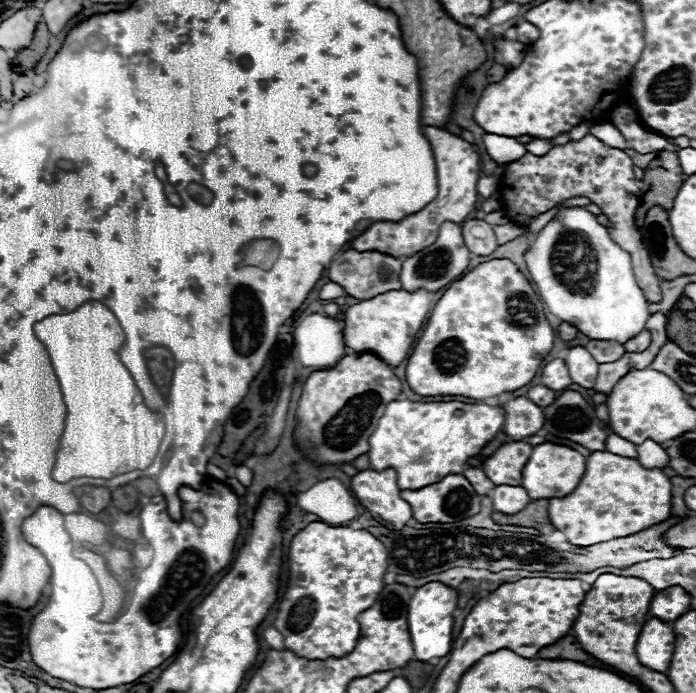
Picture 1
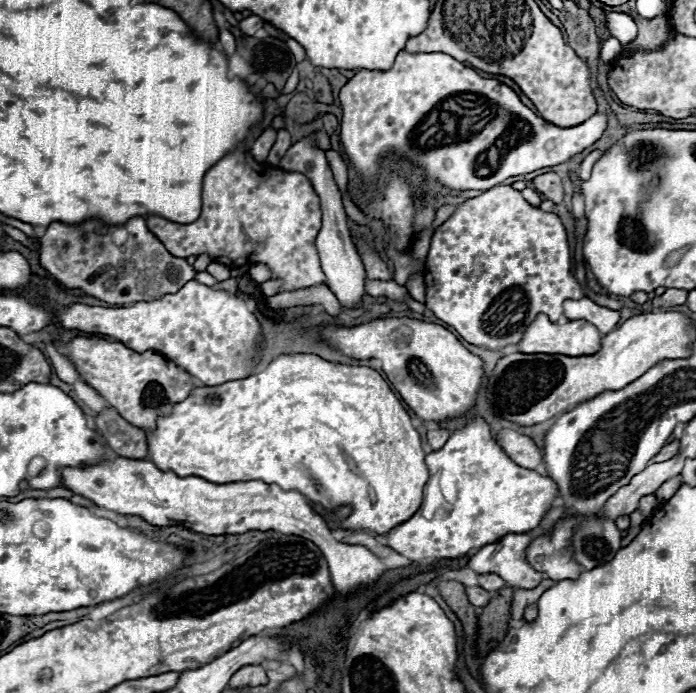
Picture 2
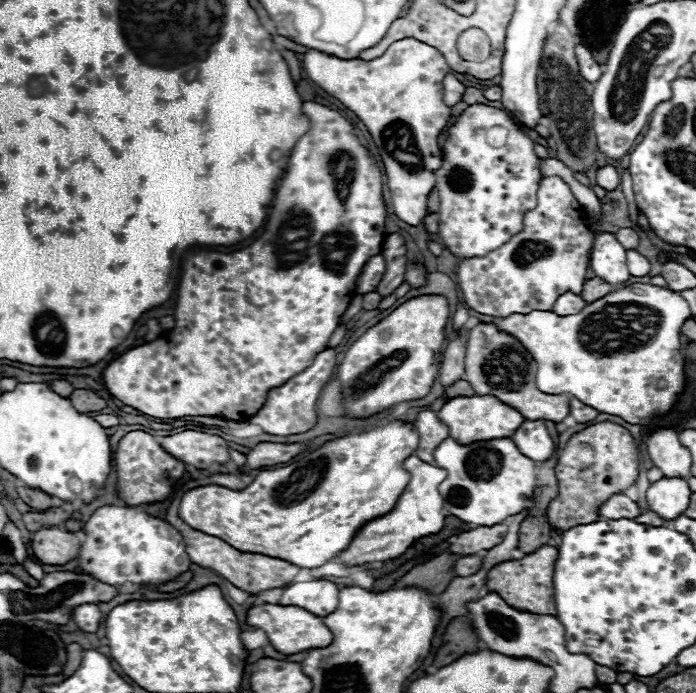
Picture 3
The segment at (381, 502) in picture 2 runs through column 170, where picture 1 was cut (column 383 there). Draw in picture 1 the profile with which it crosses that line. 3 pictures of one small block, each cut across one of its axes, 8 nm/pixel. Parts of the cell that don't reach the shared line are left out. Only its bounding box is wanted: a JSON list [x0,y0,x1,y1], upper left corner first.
[368,400,502,490]

